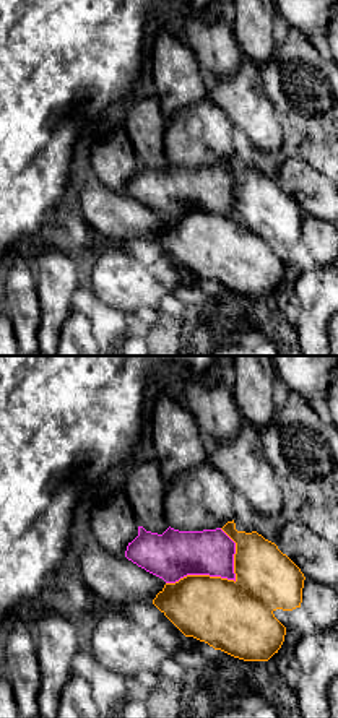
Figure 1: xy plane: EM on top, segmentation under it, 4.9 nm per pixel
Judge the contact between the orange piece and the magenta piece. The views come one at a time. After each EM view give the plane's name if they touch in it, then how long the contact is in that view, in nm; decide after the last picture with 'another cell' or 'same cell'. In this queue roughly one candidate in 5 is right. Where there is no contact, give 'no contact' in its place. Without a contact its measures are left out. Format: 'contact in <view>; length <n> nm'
contact in xy; length 400 nm

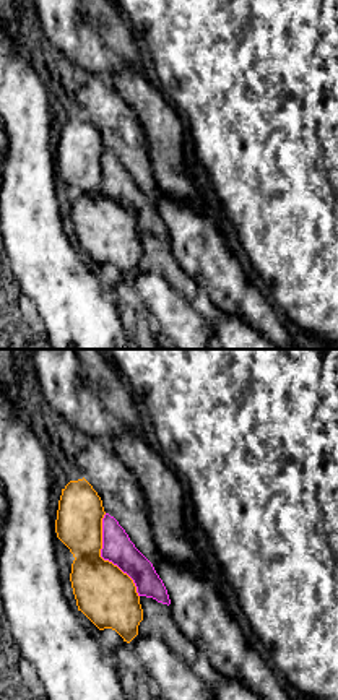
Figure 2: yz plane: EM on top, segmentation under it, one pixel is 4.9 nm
contact in yz; length 440 nm

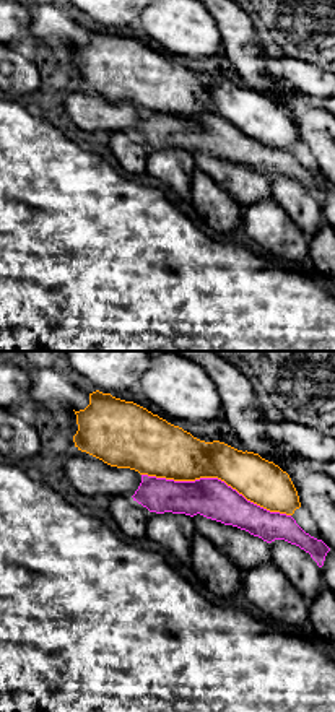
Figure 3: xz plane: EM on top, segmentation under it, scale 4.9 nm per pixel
contact in xz; length 750 nm

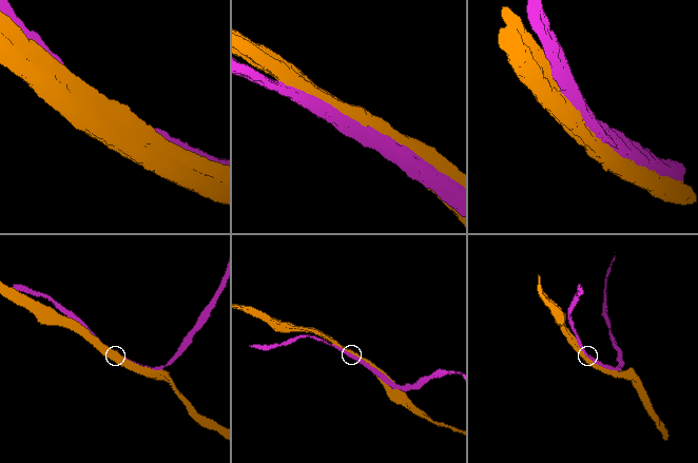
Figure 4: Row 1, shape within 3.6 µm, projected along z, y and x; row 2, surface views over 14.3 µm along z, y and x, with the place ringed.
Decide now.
another cell

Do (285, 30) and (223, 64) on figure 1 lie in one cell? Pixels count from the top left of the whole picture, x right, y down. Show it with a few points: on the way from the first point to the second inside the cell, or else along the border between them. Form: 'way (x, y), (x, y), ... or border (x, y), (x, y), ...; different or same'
border (242, 54), (231, 73), (212, 77); different

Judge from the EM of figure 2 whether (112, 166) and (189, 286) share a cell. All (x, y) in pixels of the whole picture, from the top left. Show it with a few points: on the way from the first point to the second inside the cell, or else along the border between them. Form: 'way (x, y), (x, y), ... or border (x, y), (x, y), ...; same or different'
way (129, 195), (143, 210), (156, 234), (161, 257); same

